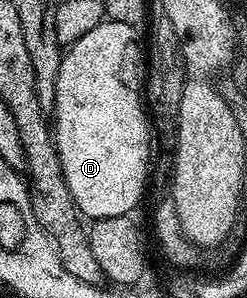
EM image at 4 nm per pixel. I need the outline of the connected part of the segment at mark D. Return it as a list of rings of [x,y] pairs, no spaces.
[[[109,20],[101,22],[63,53],[60,76],[56,76],[52,115],[54,146],[58,149],[62,175],[78,213],[90,220],[133,215],[142,198],[142,190],[144,194],[148,186],[152,127],[144,105],[144,50],[142,54],[138,47],[138,33],[128,24]]]

